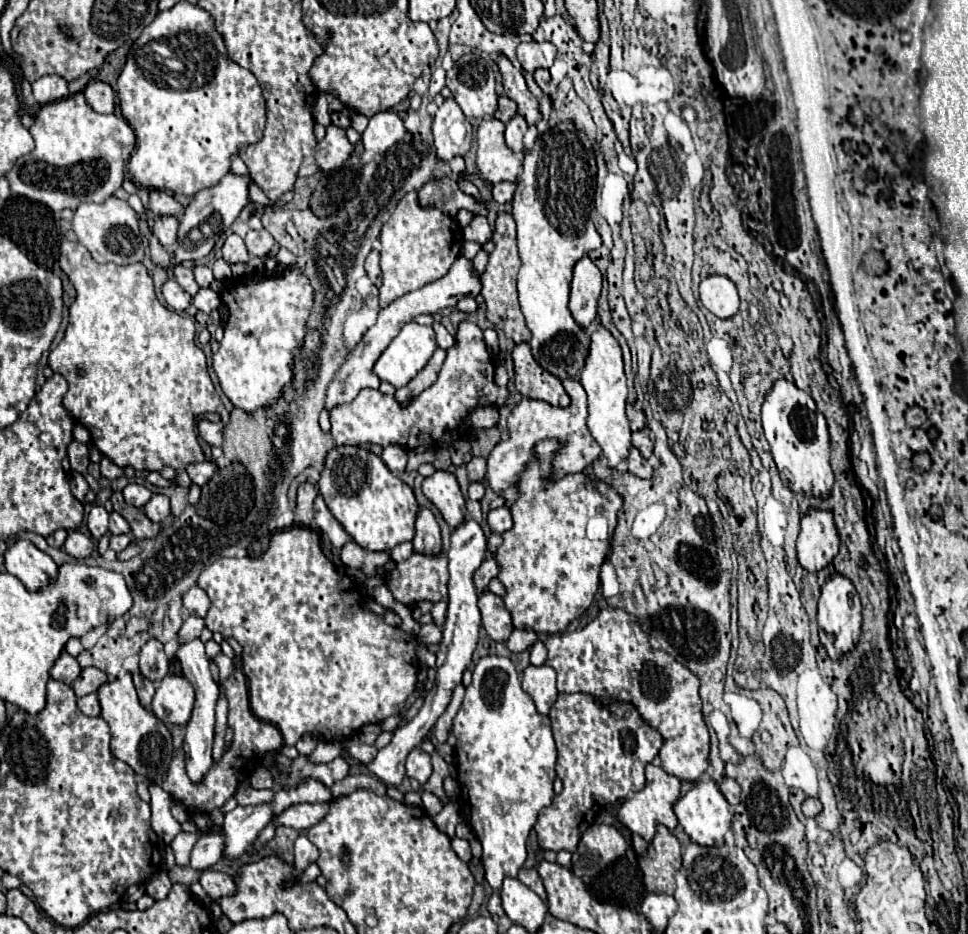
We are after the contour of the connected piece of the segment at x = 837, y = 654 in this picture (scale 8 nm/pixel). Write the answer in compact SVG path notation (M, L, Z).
M833 576L823 584L817 606L817 622L821 646L827 650L831 660L843 658L843 654L849 654L857 646L861 638L861 602L851 580L847 580L845 576Z

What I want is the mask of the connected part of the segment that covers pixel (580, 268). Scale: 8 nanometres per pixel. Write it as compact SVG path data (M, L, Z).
M583 256L573 268L569 310L573 318L585 328L597 316L597 300L601 294L601 282L603 278L601 278L599 268L589 260L589 256Z

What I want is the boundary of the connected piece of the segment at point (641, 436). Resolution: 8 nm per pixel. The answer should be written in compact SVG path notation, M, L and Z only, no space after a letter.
M643 428L639 432L633 432L633 446L643 454L643 458L649 458L651 452L653 452L653 442L655 442L655 436L649 428Z

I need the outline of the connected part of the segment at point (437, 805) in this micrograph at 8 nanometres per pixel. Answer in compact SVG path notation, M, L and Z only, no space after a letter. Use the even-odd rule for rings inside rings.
M421 790L421 798L423 798L423 806L425 806L425 810L427 810L431 816L435 816L435 814L441 812L443 804L439 802L439 798L437 798L435 794L431 794L431 792L423 792L423 790Z

